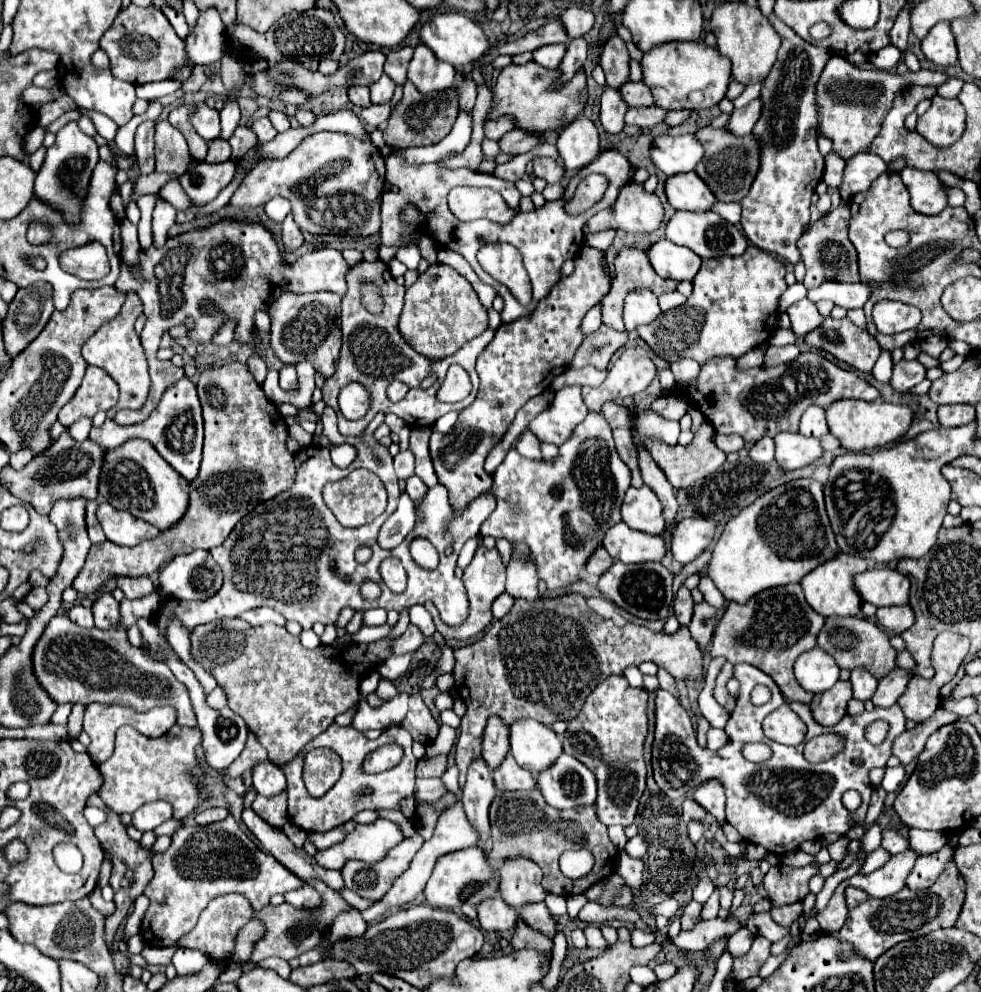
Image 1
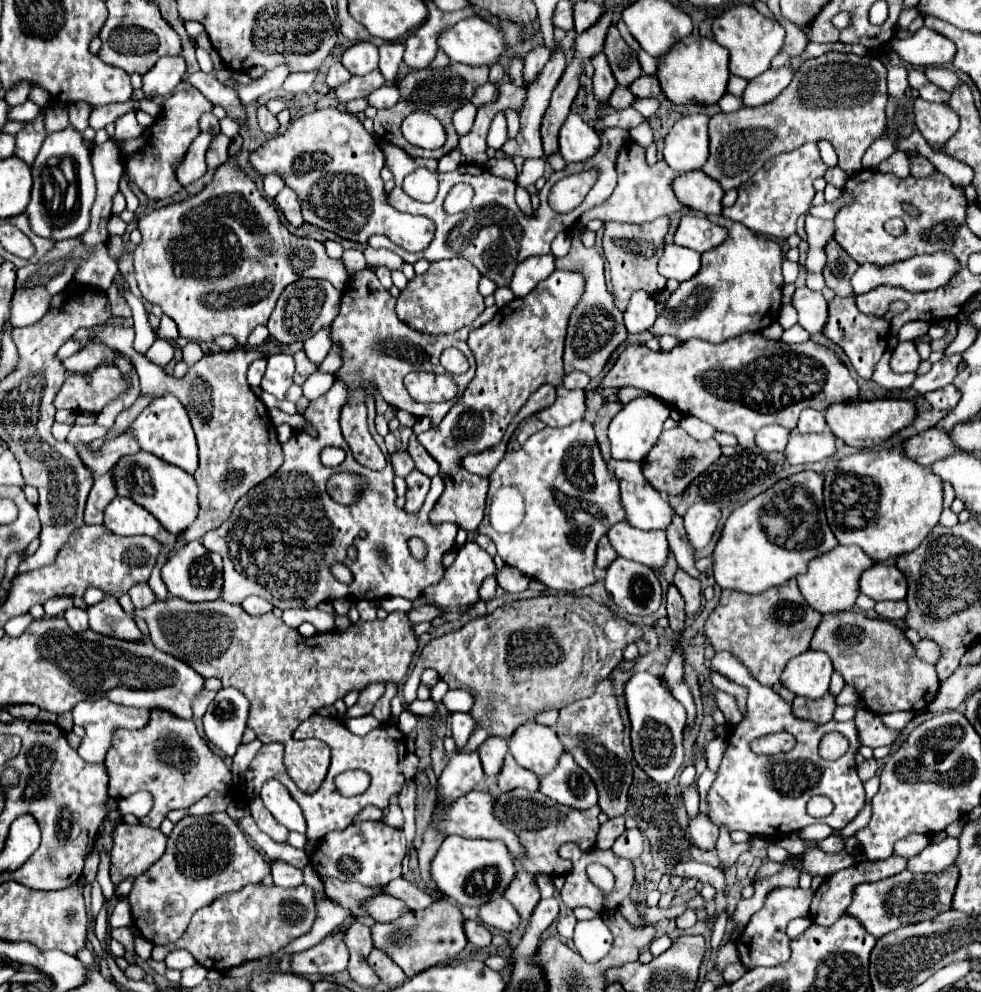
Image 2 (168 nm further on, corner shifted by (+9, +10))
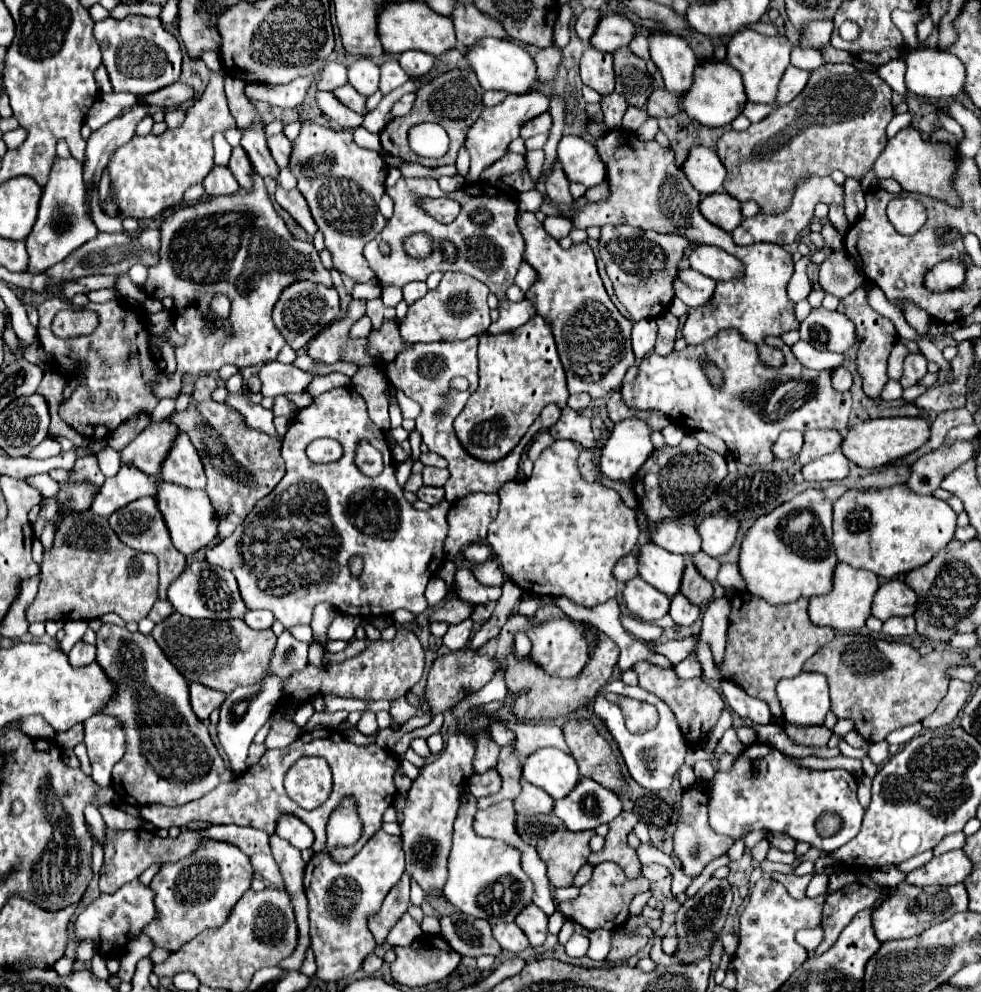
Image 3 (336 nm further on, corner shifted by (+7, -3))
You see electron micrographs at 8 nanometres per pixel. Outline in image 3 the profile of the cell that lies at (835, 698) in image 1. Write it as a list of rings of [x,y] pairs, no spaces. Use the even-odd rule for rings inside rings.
[[[784,726],[786,734],[796,742],[796,744],[806,744],[806,746],[826,746],[826,742],[832,736],[832,730],[826,726]]]

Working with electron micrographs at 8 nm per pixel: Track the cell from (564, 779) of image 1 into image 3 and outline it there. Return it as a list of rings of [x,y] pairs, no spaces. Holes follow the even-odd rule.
[[[582,778],[568,796],[554,802],[554,814],[572,832],[606,824],[618,816],[620,810],[620,798],[590,778]]]

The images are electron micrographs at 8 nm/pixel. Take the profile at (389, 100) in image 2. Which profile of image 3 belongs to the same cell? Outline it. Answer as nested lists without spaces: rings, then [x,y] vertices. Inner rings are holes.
[[[404,94],[394,106],[392,106],[392,110],[390,110],[390,114],[392,116],[404,116],[404,114],[408,114],[410,112],[410,108],[412,108],[412,104],[414,104],[414,98],[416,98],[416,94]]]

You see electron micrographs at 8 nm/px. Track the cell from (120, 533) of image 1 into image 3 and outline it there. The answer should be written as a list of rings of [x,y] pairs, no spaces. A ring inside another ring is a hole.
[[[146,496],[146,498],[138,498],[136,502],[130,502],[128,506],[116,510],[116,514],[112,514],[108,518],[112,530],[116,532],[116,536],[130,548],[136,548],[140,552],[150,552],[158,558],[158,566],[160,566],[160,580],[158,580],[158,598],[164,600],[166,598],[166,588],[168,584],[184,570],[186,566],[186,556],[180,554],[174,546],[172,546],[172,540],[170,540],[170,534],[168,534],[168,528],[156,508],[156,500],[152,496]]]

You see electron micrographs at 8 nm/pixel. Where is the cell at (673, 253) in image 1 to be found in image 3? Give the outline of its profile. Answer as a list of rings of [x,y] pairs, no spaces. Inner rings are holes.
[[[686,268],[686,270],[678,270],[674,292],[686,306],[694,308],[694,306],[704,306],[712,298],[714,286],[716,282],[712,282],[712,278],[692,268]]]

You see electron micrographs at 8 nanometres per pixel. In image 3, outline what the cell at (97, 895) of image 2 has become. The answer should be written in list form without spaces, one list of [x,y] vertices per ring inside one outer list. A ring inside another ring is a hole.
[[[86,940],[77,949],[75,961],[90,961],[96,954],[97,948],[95,944],[90,940]]]

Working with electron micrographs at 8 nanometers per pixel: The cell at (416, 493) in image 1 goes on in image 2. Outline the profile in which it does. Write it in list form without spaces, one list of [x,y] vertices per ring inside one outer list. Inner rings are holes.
[[[412,471],[406,477],[408,483],[408,491],[406,491],[406,511],[412,513],[414,509],[418,509],[418,505],[422,505],[422,499],[426,497],[428,489],[430,489],[430,477],[426,477],[420,471]]]

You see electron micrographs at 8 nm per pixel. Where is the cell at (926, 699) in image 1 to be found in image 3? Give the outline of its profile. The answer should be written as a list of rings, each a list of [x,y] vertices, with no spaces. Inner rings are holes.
[[[838,634],[806,660],[804,670],[822,672],[828,678],[832,712],[838,718],[852,718],[856,730],[866,740],[880,742],[892,730],[922,722],[936,710],[948,690],[944,670],[950,664],[960,664],[962,658],[940,650],[912,658],[912,652],[916,650],[904,642],[876,640],[862,634]]]

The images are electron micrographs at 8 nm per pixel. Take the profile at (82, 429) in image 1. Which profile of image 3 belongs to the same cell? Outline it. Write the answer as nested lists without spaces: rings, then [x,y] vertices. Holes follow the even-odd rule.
[[[44,440],[38,448],[36,448],[36,452],[32,454],[32,458],[50,458],[50,456],[56,456],[56,454],[60,454],[60,444],[56,442],[56,440]]]

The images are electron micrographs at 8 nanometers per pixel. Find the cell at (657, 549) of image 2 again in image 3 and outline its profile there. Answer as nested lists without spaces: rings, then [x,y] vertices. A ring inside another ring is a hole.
[[[648,542],[640,548],[636,558],[638,558],[638,574],[642,580],[646,580],[650,586],[668,596],[680,592],[684,556],[672,554]]]

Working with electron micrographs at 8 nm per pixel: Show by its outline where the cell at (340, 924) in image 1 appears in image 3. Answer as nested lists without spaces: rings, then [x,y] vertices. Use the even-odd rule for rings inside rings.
[[[374,952],[368,954],[368,958],[364,958],[364,962],[362,962],[362,972],[366,976],[374,976],[380,968],[382,968],[382,960]]]

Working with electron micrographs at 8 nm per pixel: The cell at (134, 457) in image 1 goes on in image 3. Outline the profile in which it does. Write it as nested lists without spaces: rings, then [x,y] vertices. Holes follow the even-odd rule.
[[[162,480],[158,482],[156,504],[160,514],[164,516],[164,522],[168,526],[174,546],[182,554],[192,556],[196,550],[200,550],[202,546],[208,546],[216,538],[216,514],[204,490],[188,490],[184,486],[172,486],[170,482]]]

